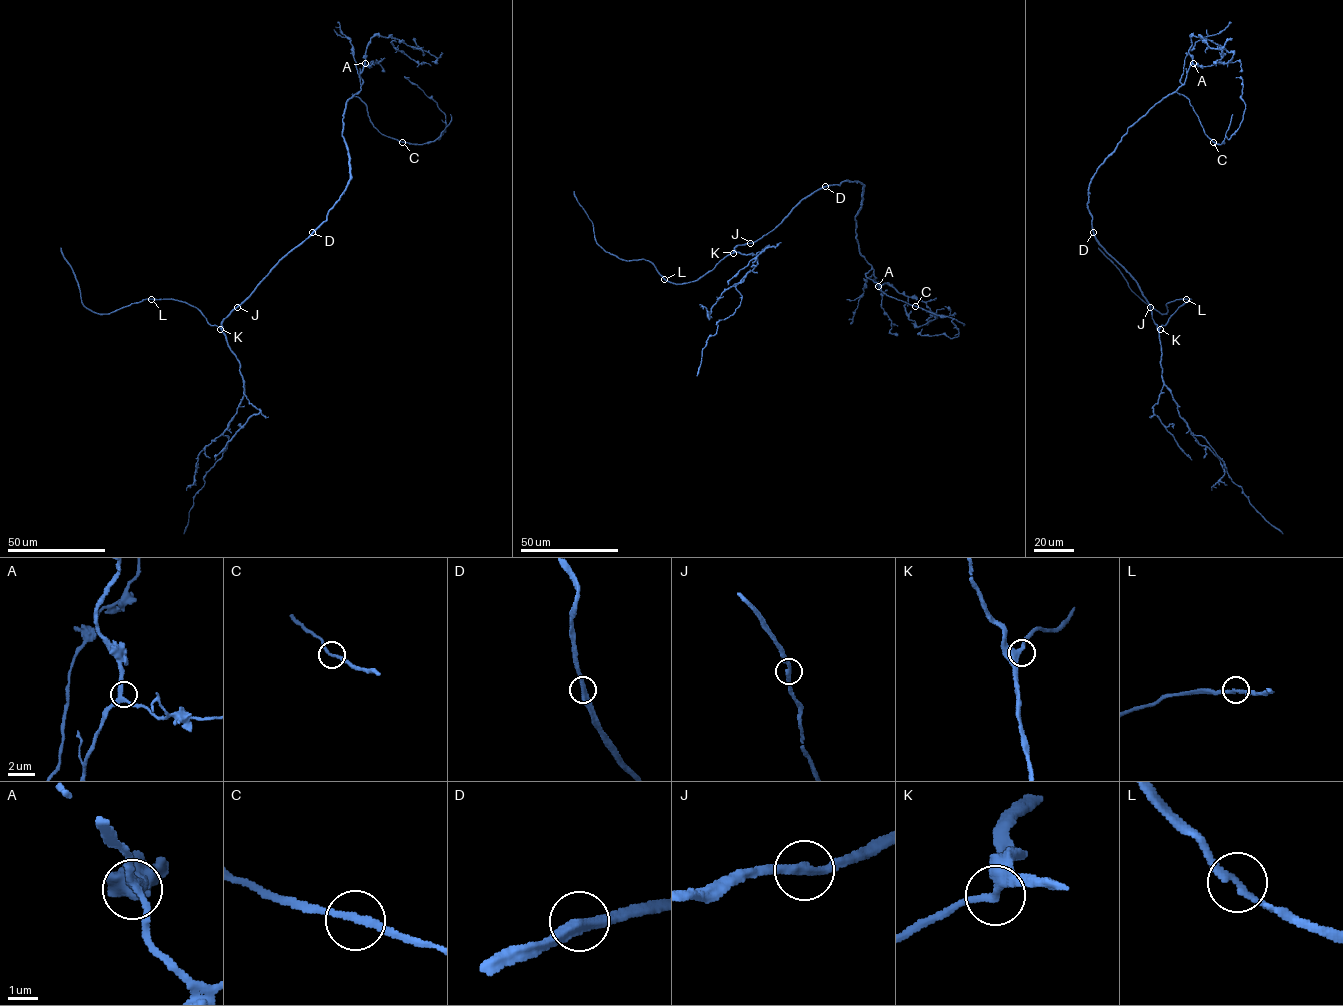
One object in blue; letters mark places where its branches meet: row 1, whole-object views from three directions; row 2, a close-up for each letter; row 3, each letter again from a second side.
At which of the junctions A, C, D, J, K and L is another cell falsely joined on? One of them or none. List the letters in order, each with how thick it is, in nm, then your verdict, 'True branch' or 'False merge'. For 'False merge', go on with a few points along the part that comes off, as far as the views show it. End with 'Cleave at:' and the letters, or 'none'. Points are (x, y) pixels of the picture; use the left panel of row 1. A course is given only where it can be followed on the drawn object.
A: Thickness 260 nm. True branch
C: Thickness 220 nm. True branch
D: Thickness 360 nm. True branch
J: Thickness 320 nm. True branch
K: Thickness 400 nm. True branch
L: Thickness 240 nm. True branch
Cleave at: none

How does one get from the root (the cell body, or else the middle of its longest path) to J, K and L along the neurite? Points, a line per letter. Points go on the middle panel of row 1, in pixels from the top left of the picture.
J: (825, 186), (804, 198), (773, 230), (750, 243)
K: (825, 186), (804, 198), (773, 230), (752, 243), (737, 246), (733, 253)
L: (825, 186), (804, 198), (773, 230), (752, 243), (737, 246), (733, 253), (697, 280), (673, 284), (664, 279)

